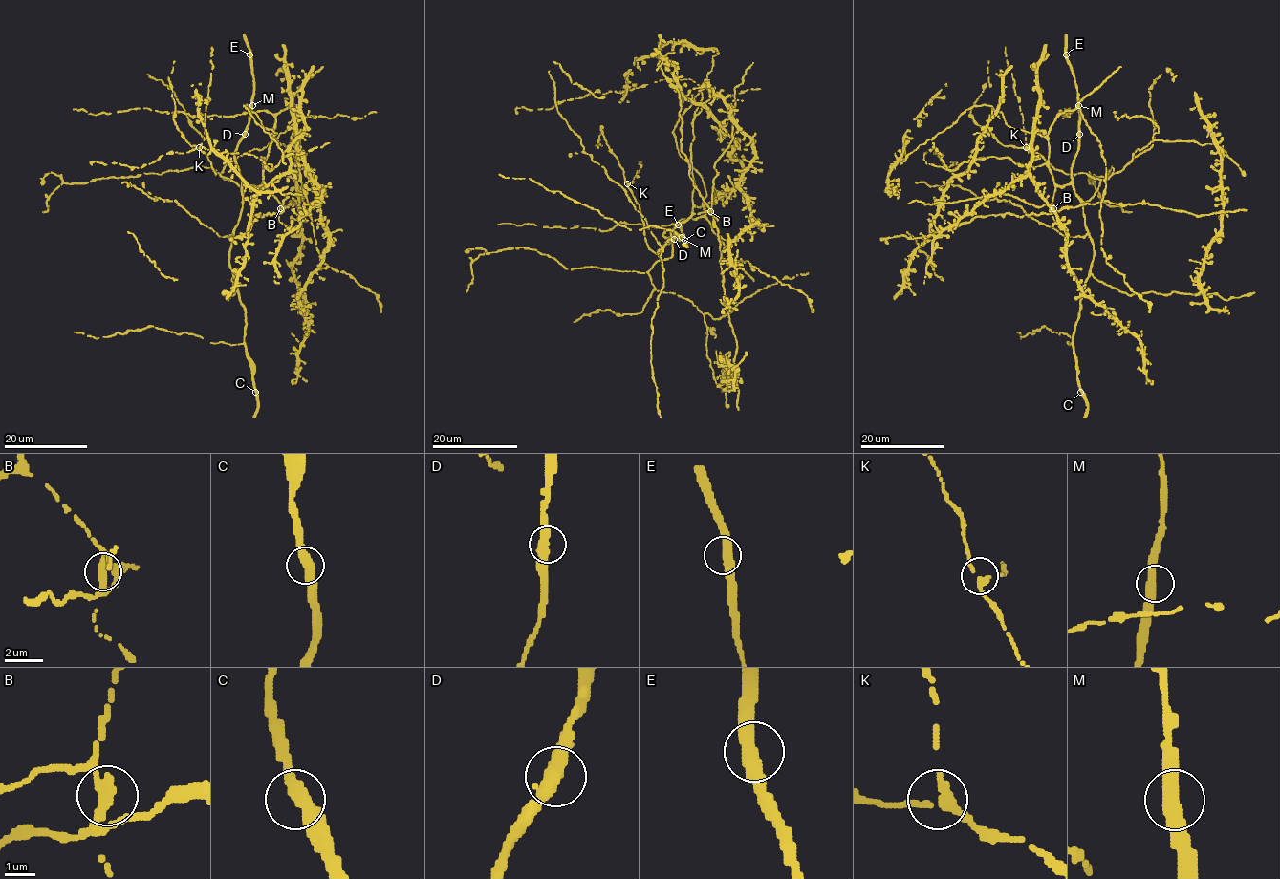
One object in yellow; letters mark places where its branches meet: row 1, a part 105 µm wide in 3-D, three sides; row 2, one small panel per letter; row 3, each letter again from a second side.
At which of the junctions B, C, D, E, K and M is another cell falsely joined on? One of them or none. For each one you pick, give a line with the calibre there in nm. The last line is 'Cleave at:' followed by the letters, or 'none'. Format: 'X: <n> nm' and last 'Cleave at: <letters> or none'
B: 380 nm
Cleave at: B

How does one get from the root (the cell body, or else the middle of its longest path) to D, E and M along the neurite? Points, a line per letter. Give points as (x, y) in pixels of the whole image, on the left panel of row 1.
D: (297, 178), (297, 155), (274, 139), (238, 157), (220, 173), (241, 187), (243, 201), (234, 152), (245, 134)
E: (297, 178), (297, 155), (275, 139), (220, 175), (241, 187), (243, 201), (234, 152), (253, 94), (249, 54)
M: (297, 178), (297, 155), (275, 139), (229, 161), (220, 175), (241, 187), (243, 201), (234, 152), (252, 105)

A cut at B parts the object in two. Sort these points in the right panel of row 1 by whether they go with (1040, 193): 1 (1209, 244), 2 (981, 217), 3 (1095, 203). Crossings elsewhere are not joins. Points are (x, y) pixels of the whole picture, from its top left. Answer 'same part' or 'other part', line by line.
1: same part
2: other part
3: other part

